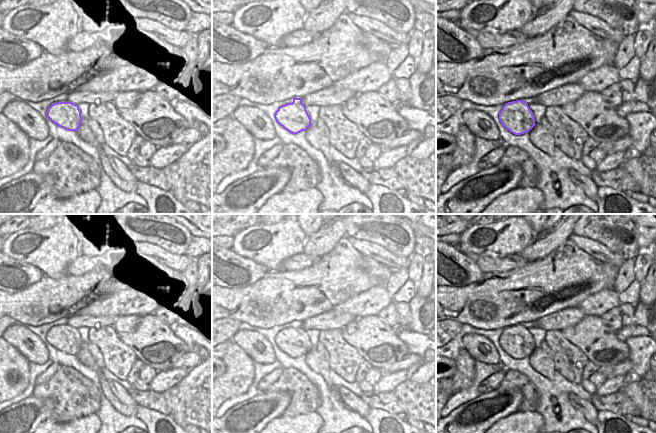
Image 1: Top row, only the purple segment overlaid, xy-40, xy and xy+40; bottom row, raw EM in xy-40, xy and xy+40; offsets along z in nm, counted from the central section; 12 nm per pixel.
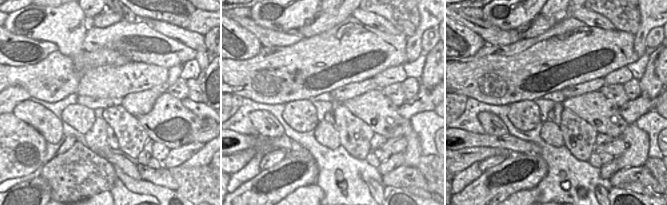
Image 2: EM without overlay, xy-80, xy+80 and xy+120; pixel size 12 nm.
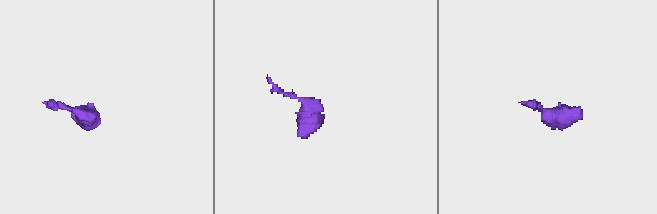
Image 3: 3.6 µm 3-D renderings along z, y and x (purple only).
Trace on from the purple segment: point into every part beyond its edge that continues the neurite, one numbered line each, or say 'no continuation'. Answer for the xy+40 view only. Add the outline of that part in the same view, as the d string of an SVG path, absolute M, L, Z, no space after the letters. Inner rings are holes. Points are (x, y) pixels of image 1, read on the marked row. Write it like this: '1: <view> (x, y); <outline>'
no continuation

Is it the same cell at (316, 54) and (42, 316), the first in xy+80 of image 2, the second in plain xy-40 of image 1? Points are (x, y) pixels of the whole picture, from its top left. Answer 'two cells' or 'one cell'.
one cell

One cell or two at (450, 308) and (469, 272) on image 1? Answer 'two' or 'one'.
two

